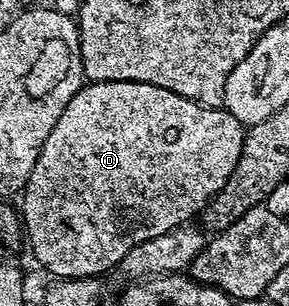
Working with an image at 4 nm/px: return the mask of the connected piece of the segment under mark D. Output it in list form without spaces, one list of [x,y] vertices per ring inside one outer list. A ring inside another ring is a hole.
[[[101,81],[88,82],[82,86],[65,111],[58,117],[53,131],[45,138],[44,147],[37,157],[36,165],[29,174],[27,184],[21,192],[21,227],[25,239],[31,242],[31,251],[35,259],[48,271],[60,279],[94,279],[106,276],[106,271],[115,271],[119,262],[133,249],[133,245],[141,245],[141,241],[149,241],[149,237],[161,237],[161,233],[169,233],[169,229],[177,229],[190,224],[191,219],[202,212],[203,207],[229,181],[229,173],[237,169],[237,157],[241,157],[241,145],[245,127],[240,124],[231,112],[218,107],[202,107],[193,99],[186,99],[169,89],[161,89],[157,85],[138,83],[137,81]]]

